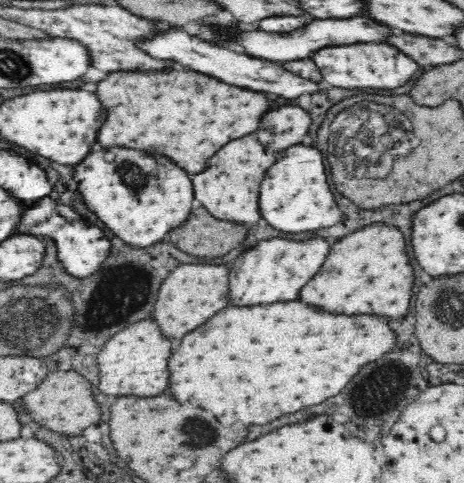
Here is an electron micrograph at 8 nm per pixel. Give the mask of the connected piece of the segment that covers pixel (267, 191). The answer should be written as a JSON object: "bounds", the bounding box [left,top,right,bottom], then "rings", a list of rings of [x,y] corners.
{"bounds":[260,146,342,234],"rings":[[[292,146],[280,152],[280,160],[268,168],[264,182],[260,184],[260,214],[278,232],[300,234],[316,232],[338,224],[342,212],[334,204],[334,194],[326,182],[322,154],[316,148]]]}

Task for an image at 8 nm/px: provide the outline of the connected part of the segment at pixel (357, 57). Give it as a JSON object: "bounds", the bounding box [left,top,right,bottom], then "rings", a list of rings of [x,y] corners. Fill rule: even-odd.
{"bounds":[314,44,416,88],"rings":[[[348,44],[322,48],[314,56],[323,83],[340,88],[398,88],[416,74],[416,62],[388,44]]]}

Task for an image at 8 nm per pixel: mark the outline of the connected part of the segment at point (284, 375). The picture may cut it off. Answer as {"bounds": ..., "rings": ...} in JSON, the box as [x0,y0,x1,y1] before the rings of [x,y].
{"bounds":[168,300,394,426],"rings":[[[298,300],[296,302],[268,304],[264,308],[232,308],[232,306],[228,306],[222,312],[218,312],[212,320],[208,320],[202,328],[196,328],[196,330],[188,332],[180,340],[178,348],[172,350],[172,354],[168,356],[168,372],[170,372],[168,388],[170,388],[170,394],[172,394],[172,398],[176,402],[180,402],[180,404],[192,402],[192,406],[202,408],[206,412],[212,412],[222,426],[230,426],[232,422],[268,424],[268,422],[272,422],[272,420],[276,420],[276,418],[280,418],[284,414],[298,412],[302,408],[320,404],[330,396],[336,396],[352,380],[352,376],[358,374],[358,370],[366,362],[372,362],[376,358],[380,358],[392,344],[394,344],[394,332],[388,328],[386,320],[380,318],[380,316],[324,316],[324,312],[312,312],[312,308],[304,308],[304,304],[300,304]]]}

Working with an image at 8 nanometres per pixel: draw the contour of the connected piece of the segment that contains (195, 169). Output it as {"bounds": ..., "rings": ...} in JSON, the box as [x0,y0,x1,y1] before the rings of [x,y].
{"bounds":[96,72,270,174],"rings":[[[114,72],[108,74],[102,82],[98,82],[96,98],[100,100],[106,120],[98,128],[96,140],[102,148],[134,148],[156,152],[170,158],[176,166],[184,168],[188,174],[200,174],[206,168],[208,158],[212,158],[228,140],[246,136],[258,130],[260,118],[270,108],[266,94],[256,94],[250,90],[242,90],[236,86],[228,86],[224,82],[216,82],[210,76],[200,72]]]}

